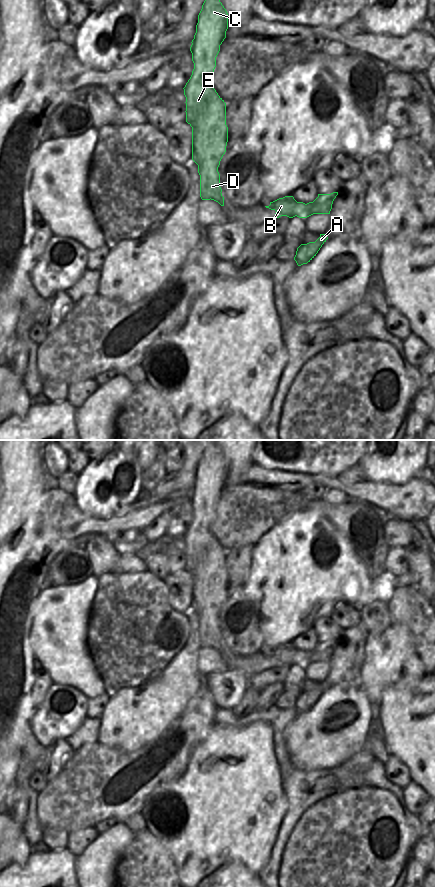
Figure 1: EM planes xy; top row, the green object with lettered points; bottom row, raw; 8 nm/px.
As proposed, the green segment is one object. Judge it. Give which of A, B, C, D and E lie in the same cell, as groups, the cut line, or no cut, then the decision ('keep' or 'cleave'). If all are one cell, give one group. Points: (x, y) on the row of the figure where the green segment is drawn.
groups A B / C D E; cut xy (211, 198), (218, 201); cleave

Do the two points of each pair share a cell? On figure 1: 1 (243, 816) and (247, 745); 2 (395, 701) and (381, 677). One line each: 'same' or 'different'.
1: same
2: different

